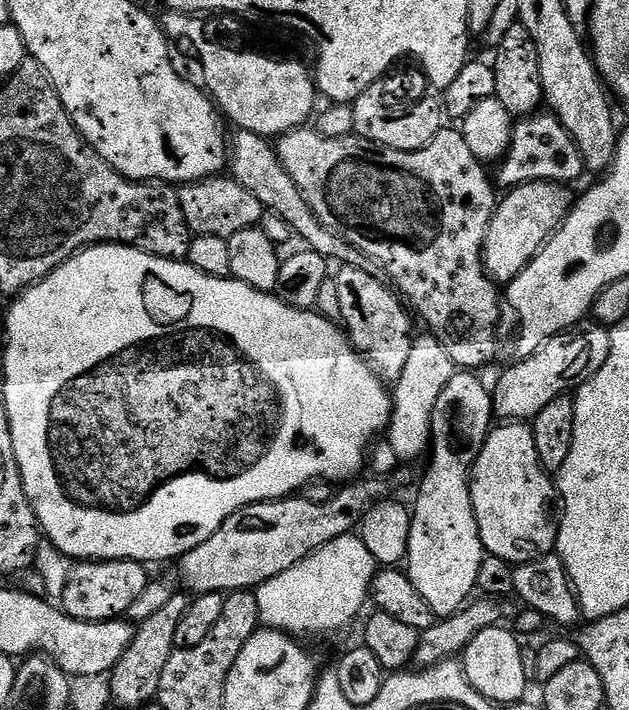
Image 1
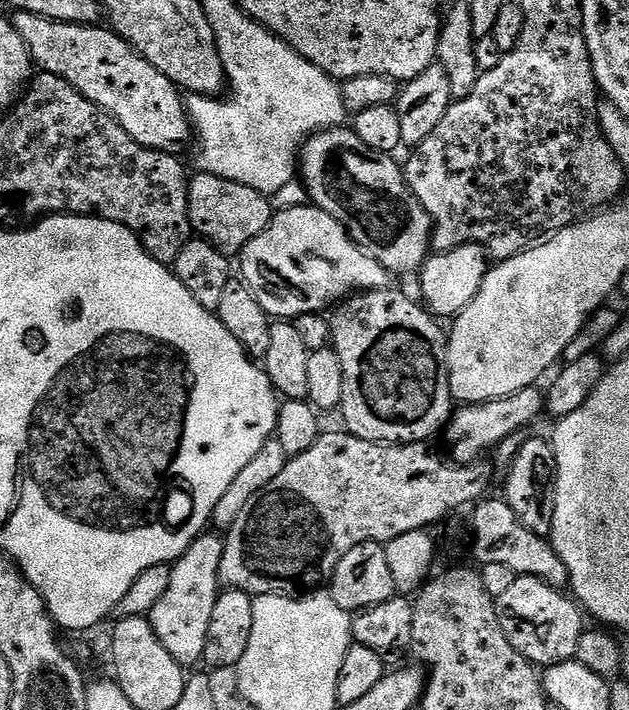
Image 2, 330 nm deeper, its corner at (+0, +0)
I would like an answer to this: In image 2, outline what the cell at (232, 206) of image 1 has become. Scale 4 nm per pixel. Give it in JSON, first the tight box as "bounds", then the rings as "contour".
{"bounds":[188,171,274,254],"contour":[[[197,171],[188,182],[188,217],[192,231],[225,254],[239,253],[272,223],[274,207],[268,200],[271,199],[265,193],[250,190],[250,186]]]}

